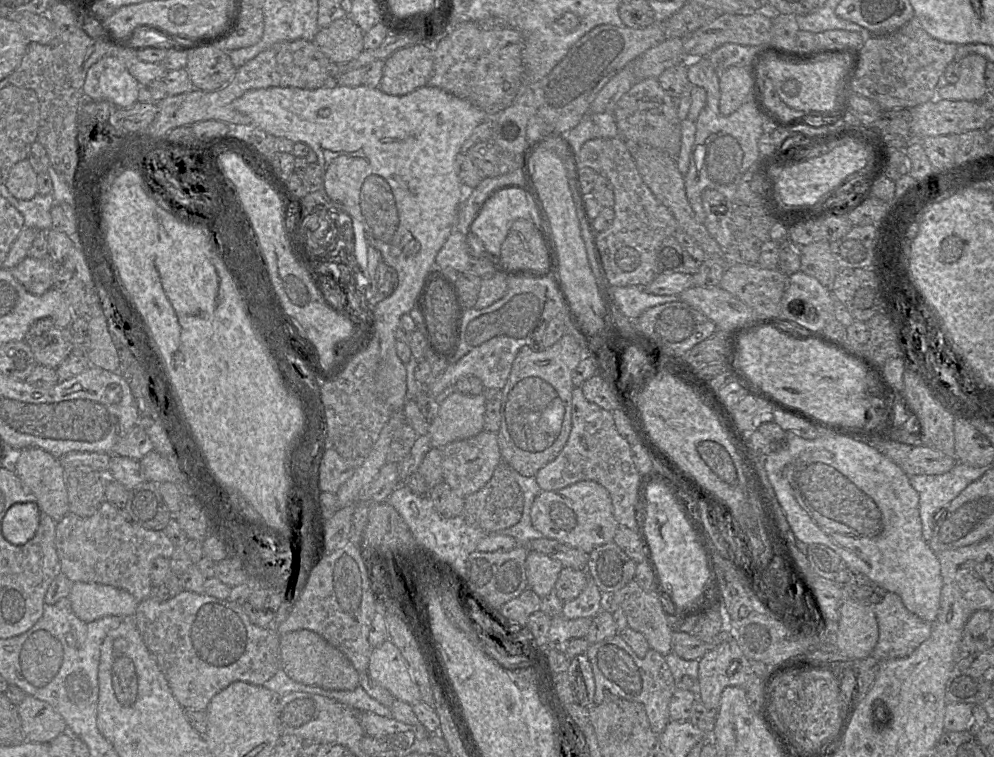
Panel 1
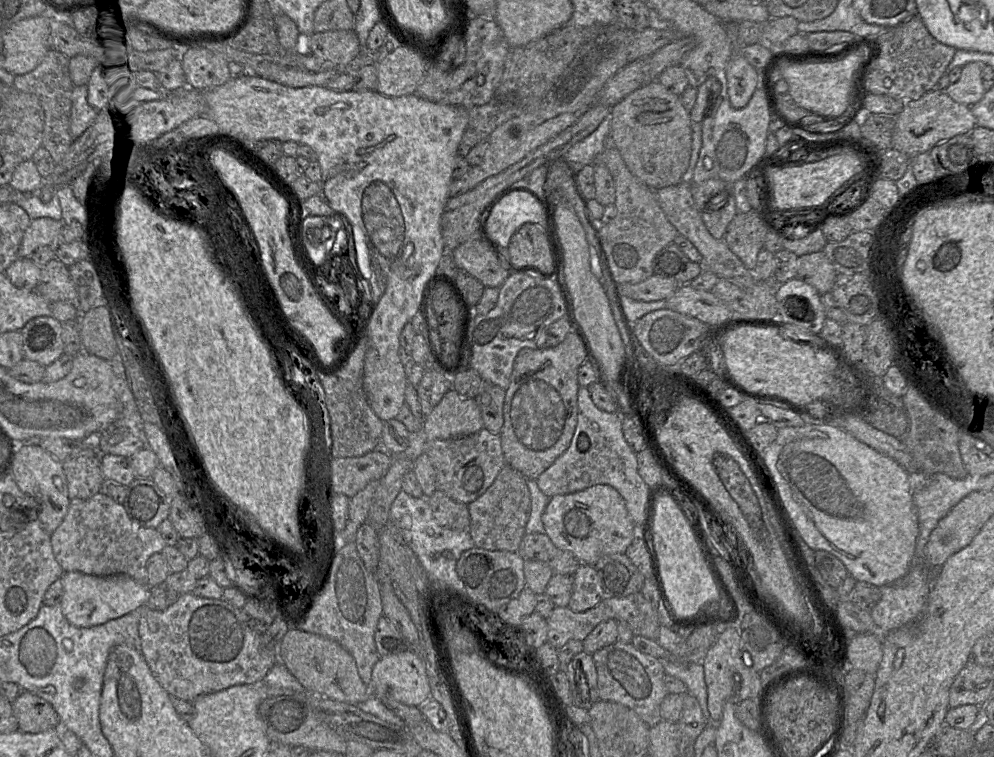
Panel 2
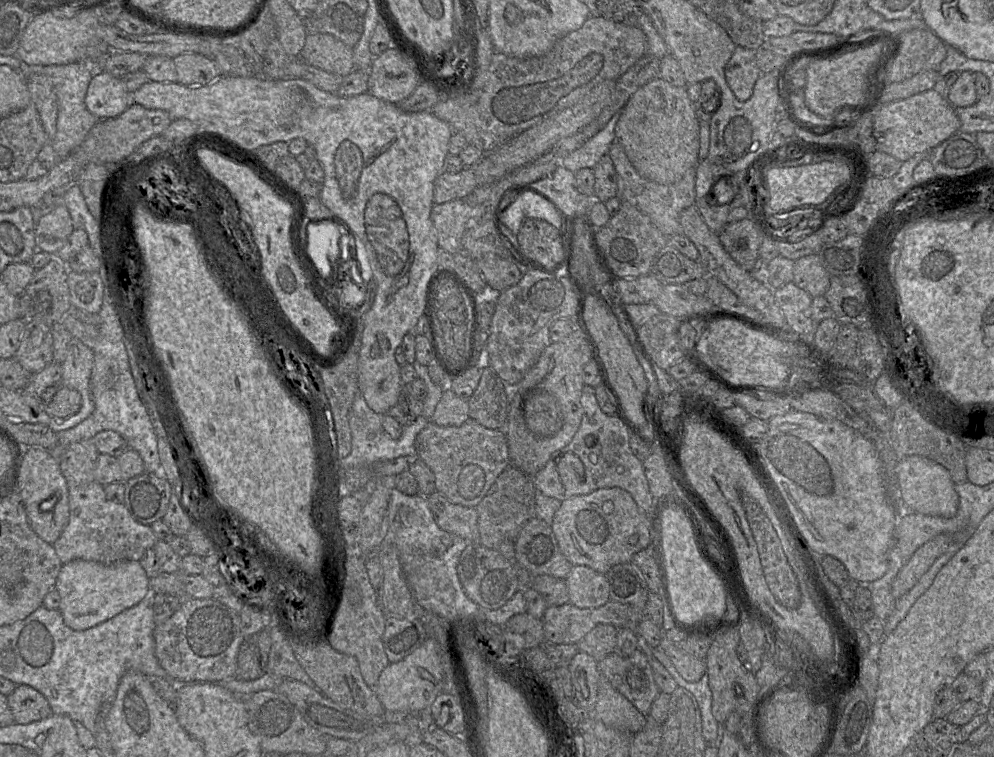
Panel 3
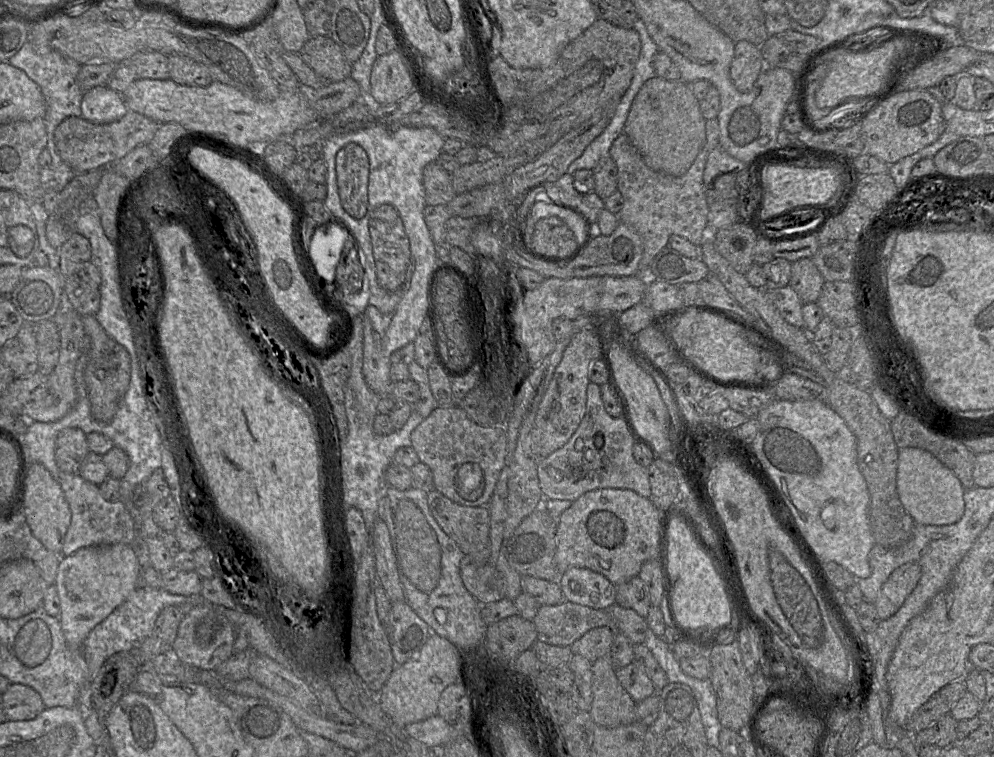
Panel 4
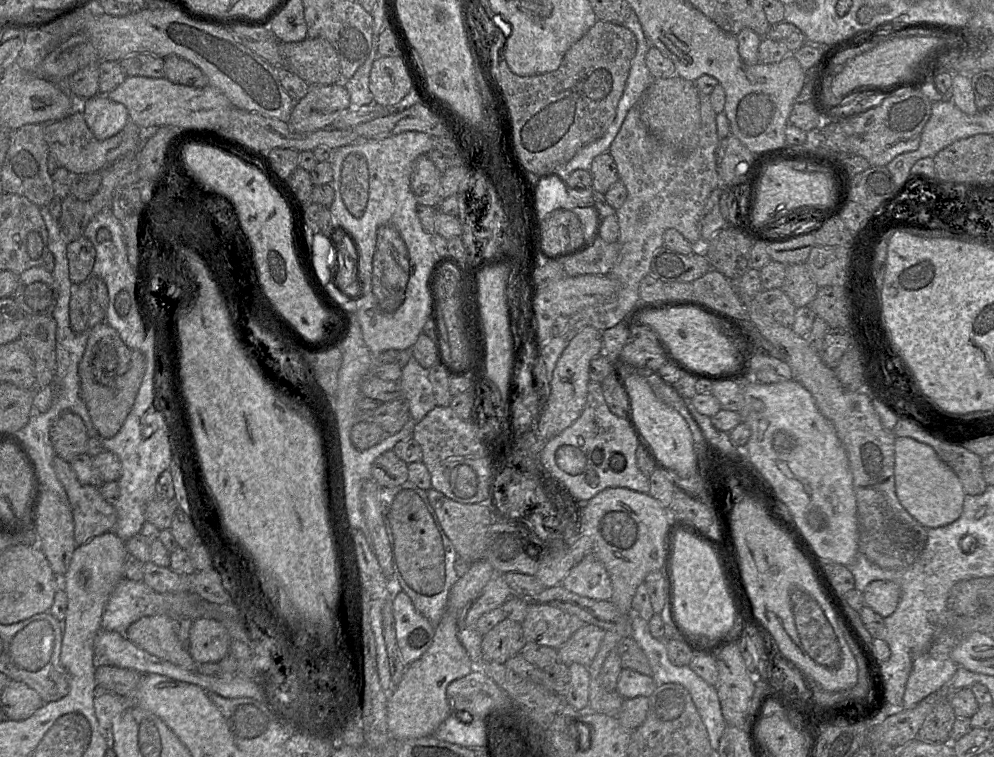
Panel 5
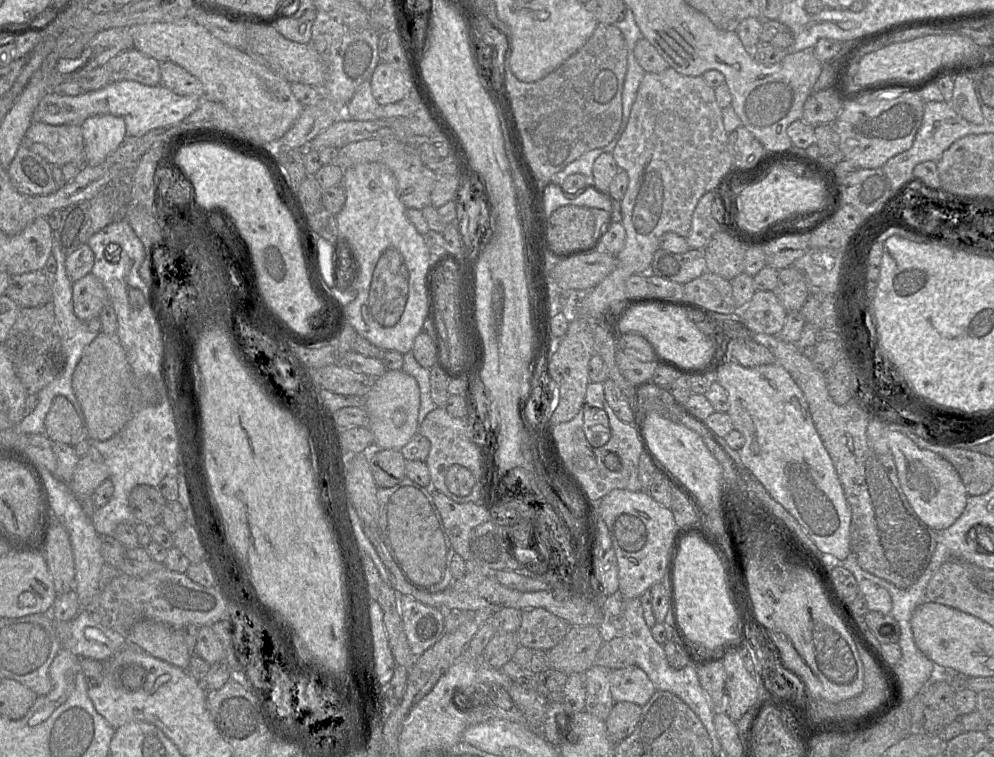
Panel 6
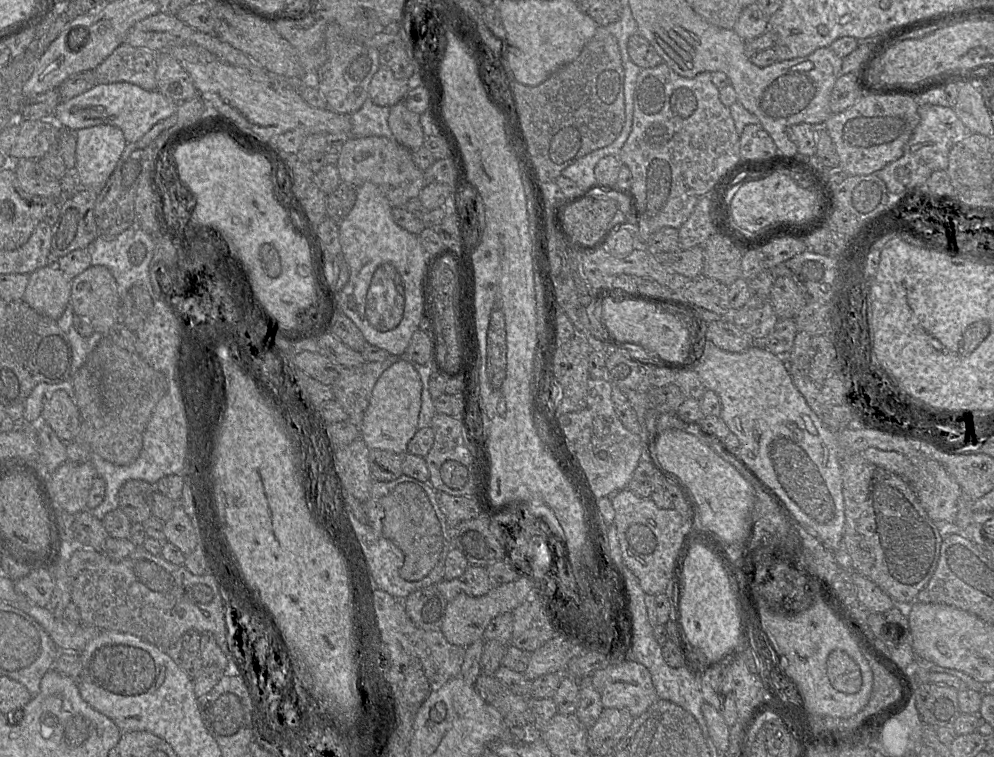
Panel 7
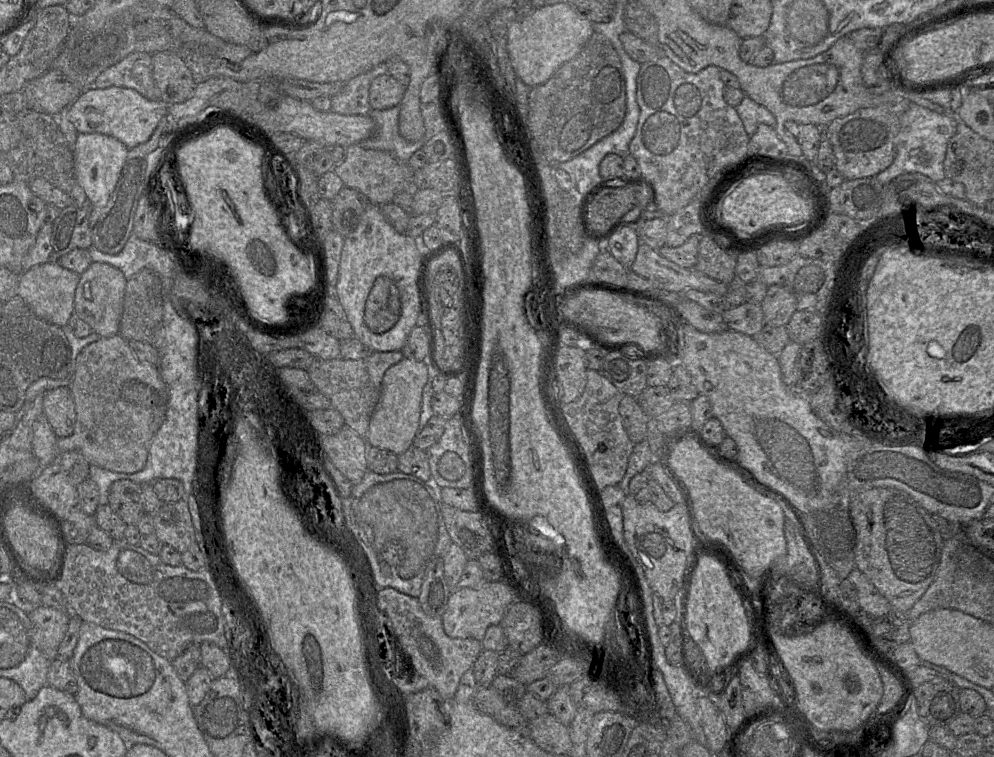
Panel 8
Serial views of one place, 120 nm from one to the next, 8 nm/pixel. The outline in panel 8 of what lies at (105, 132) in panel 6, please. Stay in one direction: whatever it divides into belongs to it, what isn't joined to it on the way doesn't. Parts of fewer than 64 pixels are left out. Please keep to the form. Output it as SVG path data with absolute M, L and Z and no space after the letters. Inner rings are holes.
M78 133L73 149L74 177L93 207L106 205L119 180L128 150L113 136L101 133Z

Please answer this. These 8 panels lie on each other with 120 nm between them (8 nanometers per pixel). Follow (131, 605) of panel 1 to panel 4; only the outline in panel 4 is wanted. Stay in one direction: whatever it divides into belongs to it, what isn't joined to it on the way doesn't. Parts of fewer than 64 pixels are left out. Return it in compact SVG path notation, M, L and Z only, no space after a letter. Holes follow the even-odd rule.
M130 544L93 545L60 557L55 581L60 599L58 619L71 651L81 651L90 631L137 588L139 571L140 564Z

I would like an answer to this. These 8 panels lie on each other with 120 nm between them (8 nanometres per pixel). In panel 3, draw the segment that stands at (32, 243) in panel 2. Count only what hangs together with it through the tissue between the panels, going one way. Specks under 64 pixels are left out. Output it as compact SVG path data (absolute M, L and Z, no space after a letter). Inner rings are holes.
M59 205L43 215L35 225L35 242L37 250L55 255L66 244L74 231L67 207Z

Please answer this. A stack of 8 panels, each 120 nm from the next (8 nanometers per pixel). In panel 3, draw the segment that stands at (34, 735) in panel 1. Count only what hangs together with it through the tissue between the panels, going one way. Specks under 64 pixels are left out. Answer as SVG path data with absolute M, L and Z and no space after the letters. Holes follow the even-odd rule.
M17 685L7 701L17 724L29 724L52 715L45 696L28 685Z

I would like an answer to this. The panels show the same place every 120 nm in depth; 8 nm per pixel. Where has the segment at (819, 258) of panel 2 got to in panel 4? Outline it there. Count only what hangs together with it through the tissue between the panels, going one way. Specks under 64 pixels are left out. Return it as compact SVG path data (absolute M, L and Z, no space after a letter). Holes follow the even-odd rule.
M802 258L792 263L789 285L803 304L817 302L825 279L812 258Z

